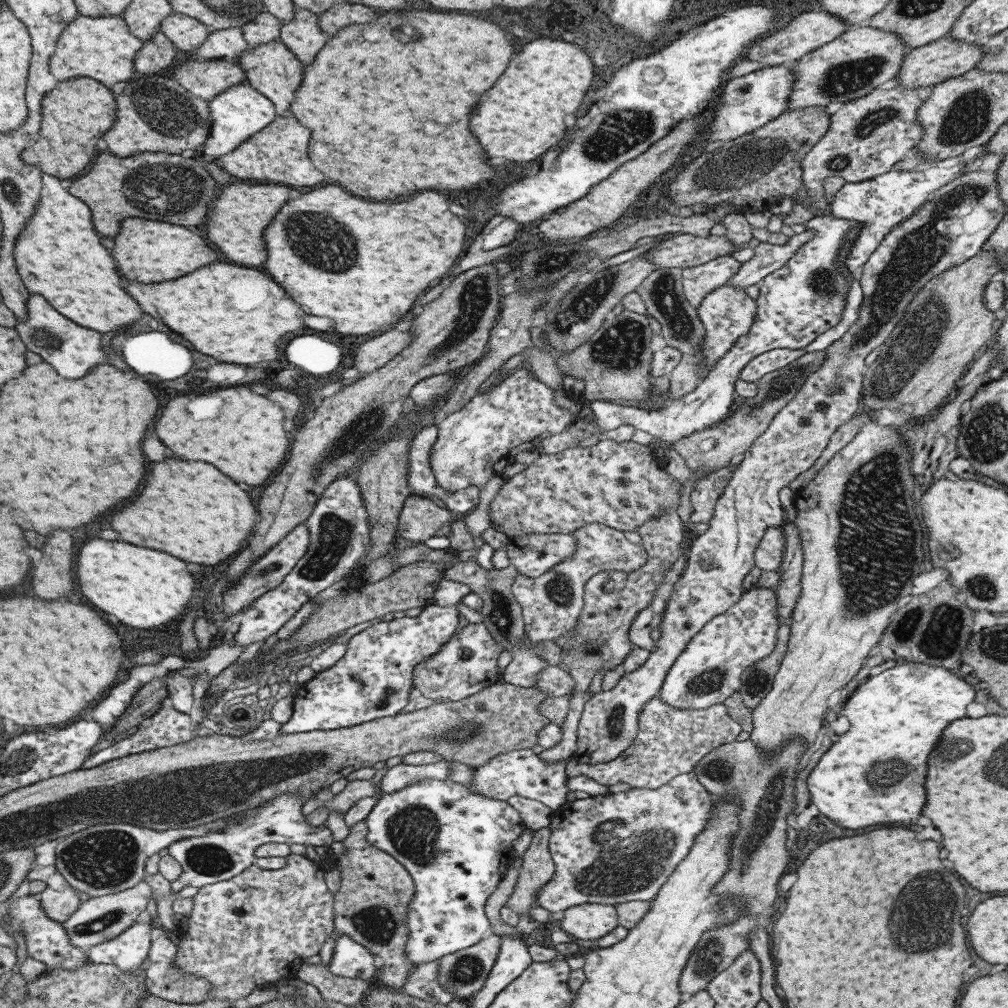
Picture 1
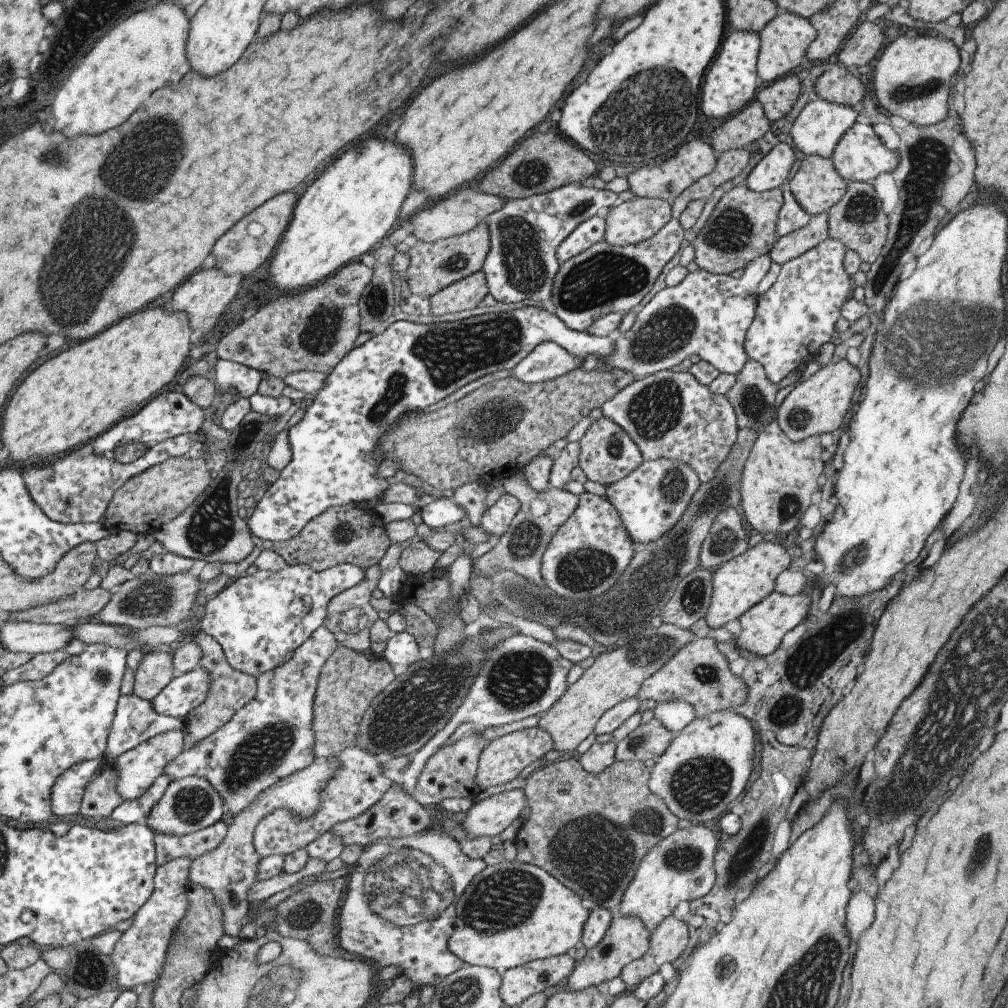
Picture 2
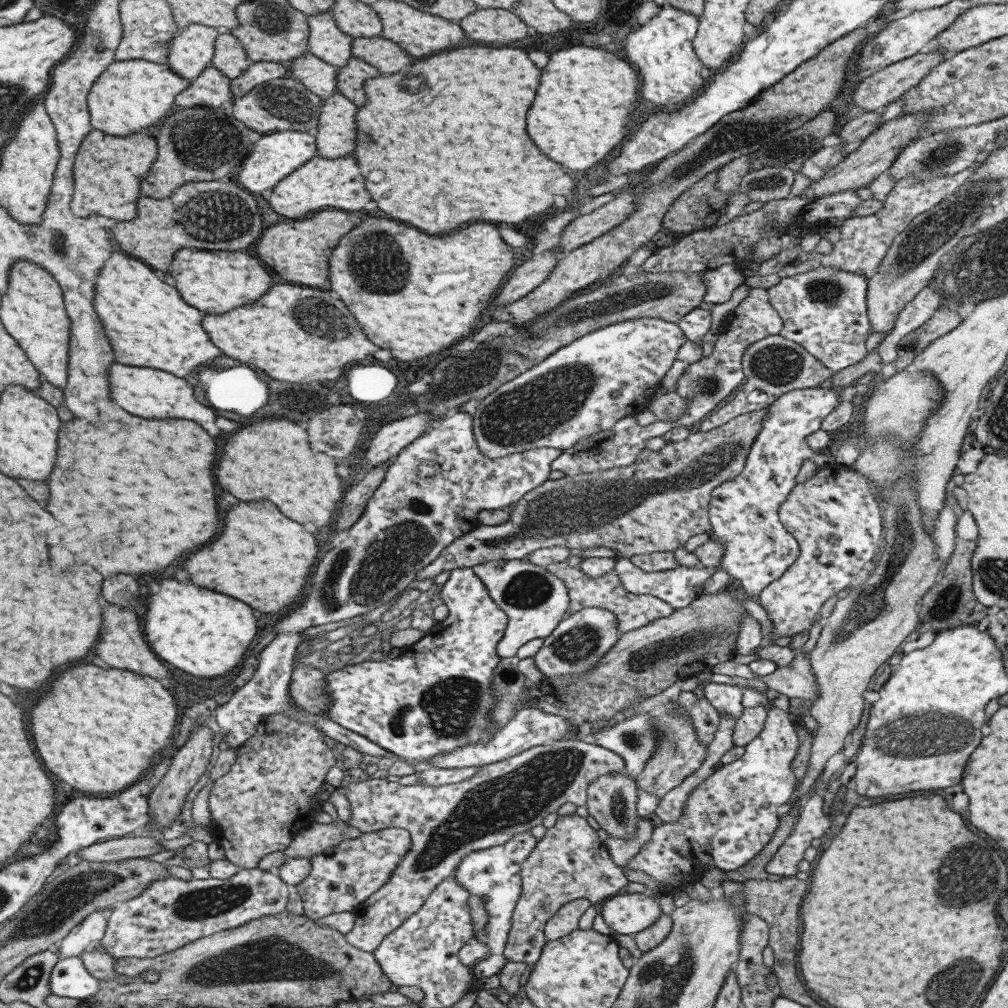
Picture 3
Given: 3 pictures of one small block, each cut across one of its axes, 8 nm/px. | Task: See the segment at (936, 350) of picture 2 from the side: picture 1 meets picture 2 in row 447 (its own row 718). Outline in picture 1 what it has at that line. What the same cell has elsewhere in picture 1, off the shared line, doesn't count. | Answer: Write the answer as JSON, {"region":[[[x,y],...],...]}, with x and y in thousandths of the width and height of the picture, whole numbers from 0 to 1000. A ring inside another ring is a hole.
{"region":[[[892,657],[886,663],[866,666],[853,679],[834,701],[834,708],[842,714],[842,724],[833,728],[832,735],[826,736],[822,744],[814,748],[800,772],[803,797],[836,821],[848,823],[872,815],[906,817],[912,812],[914,800],[918,798],[916,776],[920,766],[920,750],[928,742],[936,722],[943,715],[958,710],[959,699],[968,693],[965,681],[938,662],[909,657]]]}

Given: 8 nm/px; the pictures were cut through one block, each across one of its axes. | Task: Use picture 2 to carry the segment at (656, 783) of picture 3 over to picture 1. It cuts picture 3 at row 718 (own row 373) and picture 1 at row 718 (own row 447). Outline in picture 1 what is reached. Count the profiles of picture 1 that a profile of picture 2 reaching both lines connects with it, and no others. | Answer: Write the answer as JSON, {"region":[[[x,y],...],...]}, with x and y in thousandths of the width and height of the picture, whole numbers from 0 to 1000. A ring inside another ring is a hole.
{"region":[[[652,688],[634,703],[632,728],[614,752],[592,759],[563,754],[560,760],[560,770],[580,770],[600,781],[616,777],[623,778],[628,783],[649,784],[674,768],[688,765],[695,752],[708,742],[728,736],[733,726],[733,717],[723,711],[721,701],[717,697],[693,704],[670,703],[662,699]]]}

